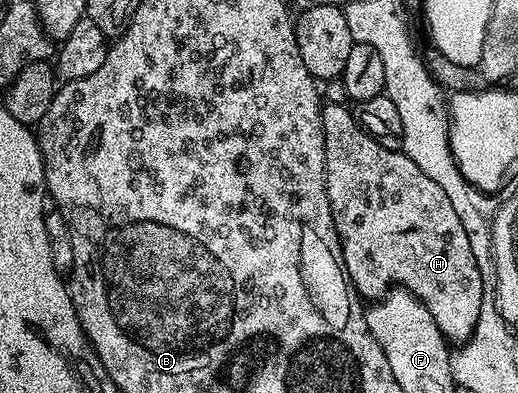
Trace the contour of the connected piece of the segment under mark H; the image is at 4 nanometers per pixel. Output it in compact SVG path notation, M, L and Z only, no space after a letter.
M324 103L320 116L324 134L326 193L349 284L364 301L384 298L393 285L409 291L422 301L422 305L426 305L426 309L430 309L430 317L434 317L449 344L463 345L477 334L482 301L486 296L486 275L478 251L472 247L470 237L445 191L435 181L430 181L430 177L426 177L426 173L422 173L422 169L418 169L403 150L395 151L386 149L386 145L378 145L370 133L362 130L355 114L348 109L343 103Z

